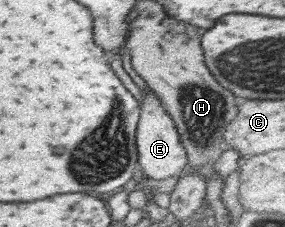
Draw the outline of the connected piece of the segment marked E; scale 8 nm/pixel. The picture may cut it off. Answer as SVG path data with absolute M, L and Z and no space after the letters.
M149 87L146 92L140 91L140 107L138 108L138 120L134 133L136 143L137 168L147 179L163 179L176 175L179 179L181 169L188 163L187 156L181 145L179 134L173 120L165 113L159 98Z

